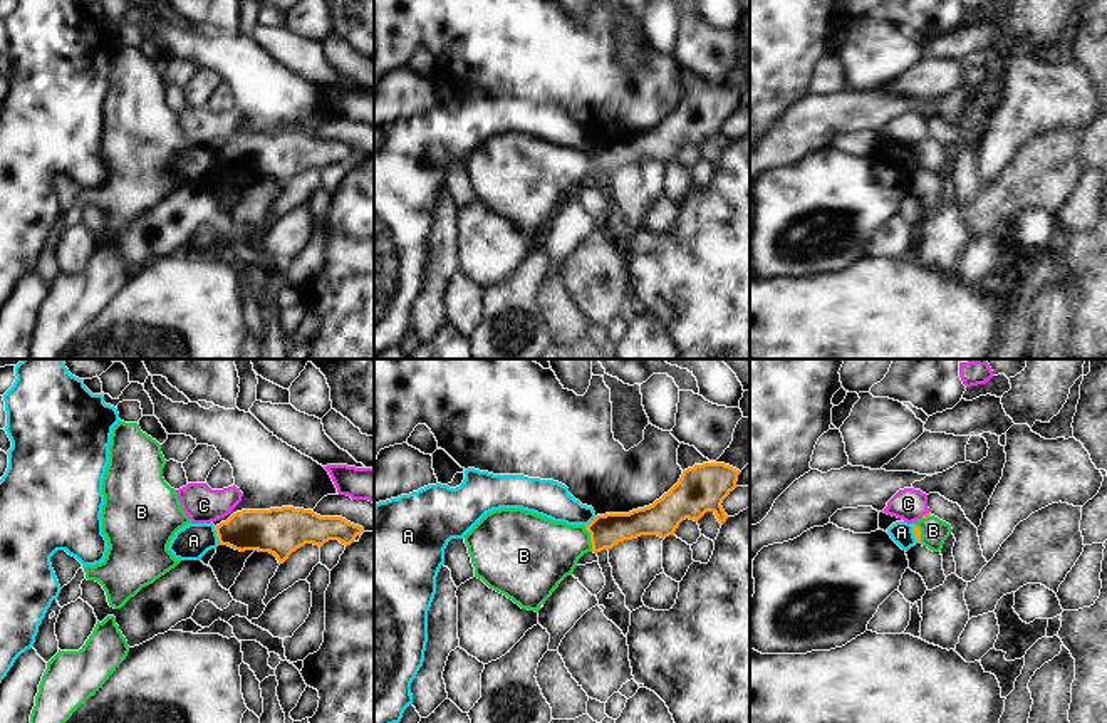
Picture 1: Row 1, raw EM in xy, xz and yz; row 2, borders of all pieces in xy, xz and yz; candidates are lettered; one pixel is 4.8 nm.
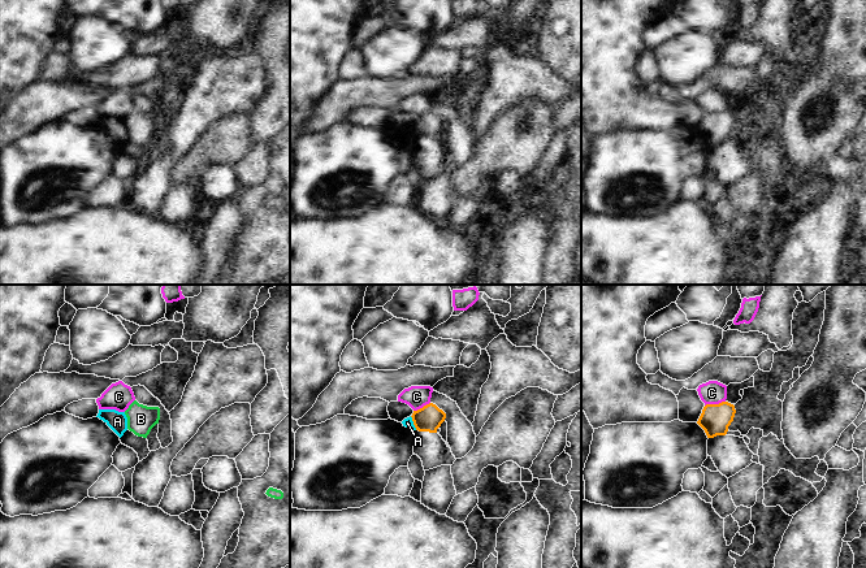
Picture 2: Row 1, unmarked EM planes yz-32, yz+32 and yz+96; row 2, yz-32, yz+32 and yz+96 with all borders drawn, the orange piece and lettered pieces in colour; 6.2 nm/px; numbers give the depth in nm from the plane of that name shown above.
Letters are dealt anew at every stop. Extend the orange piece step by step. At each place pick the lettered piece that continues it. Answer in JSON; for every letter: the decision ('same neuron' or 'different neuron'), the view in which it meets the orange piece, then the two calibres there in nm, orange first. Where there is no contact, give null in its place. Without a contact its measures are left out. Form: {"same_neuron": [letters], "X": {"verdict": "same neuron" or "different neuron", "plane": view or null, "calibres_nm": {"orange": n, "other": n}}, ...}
{"same_neuron": ["B"], "A": {"verdict": "different neuron", "plane": "xy", "calibres_nm": {"orange": 200, "other": 170}}, "B": {"verdict": "same neuron", "plane": "xz", "calibres_nm": {"orange": 160, "other": 320}}, "C": {"verdict": "different neuron", "plane": "yz", "calibres_nm": {"orange": 20, "other": 150}}}

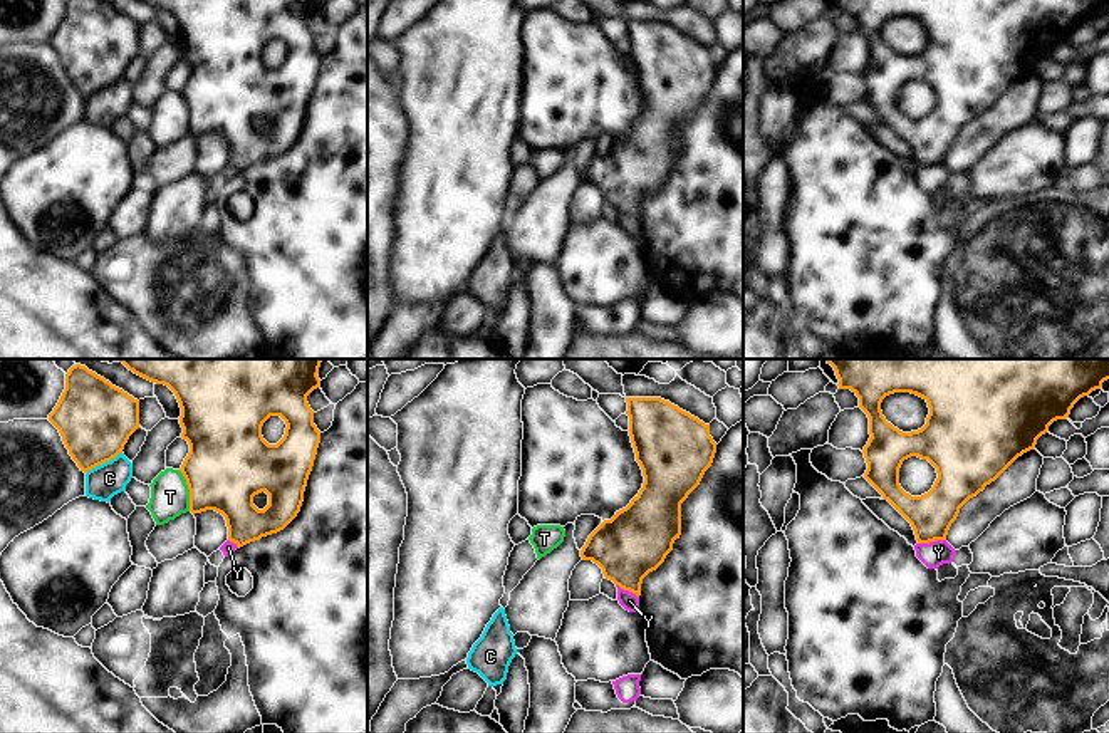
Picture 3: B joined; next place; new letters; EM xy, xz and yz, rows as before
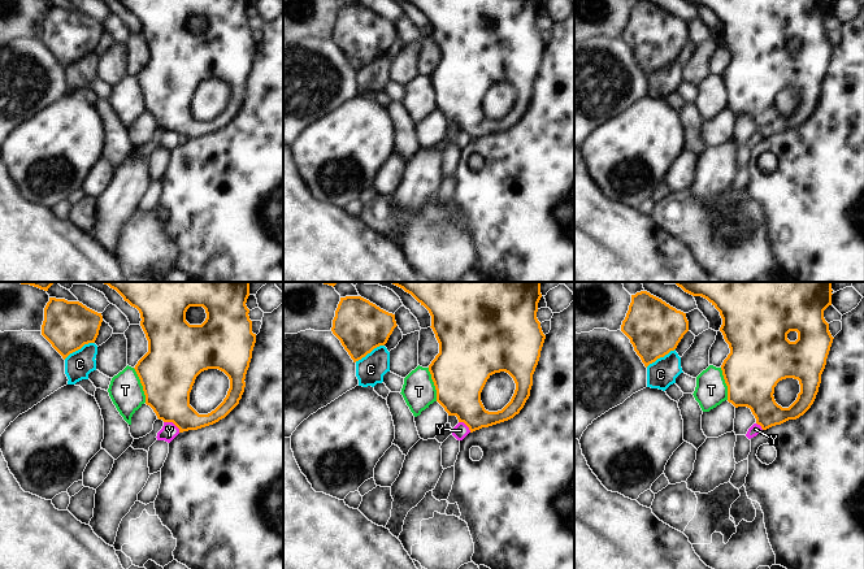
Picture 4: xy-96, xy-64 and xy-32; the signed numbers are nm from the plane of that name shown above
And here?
{"same_neuron": [], "C": {"verdict": "different neuron", "plane": "xy", "calibres_nm": {"orange": 360, "other": 160}}, "T": {"verdict": "different neuron", "plane": "xy", "calibres_nm": {"orange": 400, "other": 190}}, "Y": {"verdict": "different neuron", "plane": "yz", "calibres_nm": {"orange": 200, "other": 120}}}

